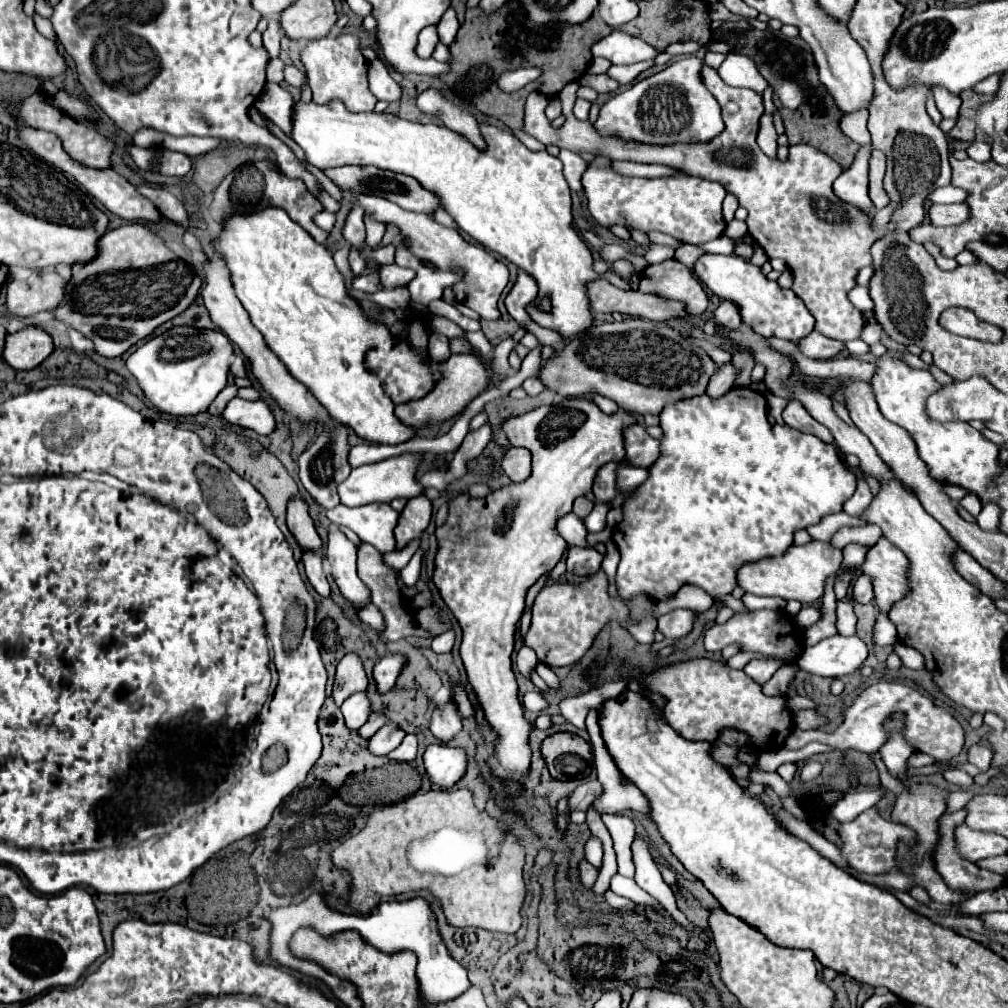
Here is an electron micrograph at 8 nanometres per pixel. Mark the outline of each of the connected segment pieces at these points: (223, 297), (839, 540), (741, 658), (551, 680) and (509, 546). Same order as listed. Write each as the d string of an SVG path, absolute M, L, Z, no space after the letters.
M213 249L207 251L207 263L203 263L203 271L205 271L205 285L201 289L201 297L205 307L209 309L211 321L233 341L239 345L239 349L247 355L247 359L251 361L251 373L253 377L263 385L263 389L281 405L283 411L291 413L293 417L297 417L301 423L319 423L319 419L323 421L327 417L325 407L321 407L321 403L297 381L289 375L287 367L277 359L277 355L265 345L263 335L251 325L249 315L245 311L245 307L241 305L241 301L237 299L231 279L229 279L229 271L225 267L225 263L215 255Z
M869 523L867 527L843 527L843 529L839 529L829 543L837 549L843 549L849 543L873 546L881 536L881 529L874 523Z
M739 652L737 655L733 655L727 663L731 665L731 667L735 667L735 669L743 669L751 659L768 659L770 657L763 656L759 653L752 652Z
M539 662L536 667L536 672L538 675L545 681L545 683L553 689L559 689L560 683L558 681L558 677L554 673L554 671L545 663Z
M563 399L557 405L539 407L519 417L509 417L501 423L503 433L515 447L525 447L533 455L533 473L523 483L513 483L499 491L489 493L485 499L471 499L467 493L459 495L449 503L449 519L443 527L437 529L439 539L439 553L435 557L435 573L433 583L437 585L445 605L451 609L455 619L463 629L463 643L461 643L461 659L469 677L471 687L475 689L479 703L485 711L485 717L491 729L497 735L497 753L491 761L493 775L499 777L509 795L521 791L517 783L519 777L527 775L531 763L531 749L529 749L529 733L531 725L523 717L523 705L517 697L517 681L511 671L511 653L515 645L515 629L519 617L525 607L527 589L543 575L549 573L563 555L567 547L565 539L561 539L555 531L555 521L571 513L573 501L583 493L591 491L593 479L597 469L603 463L615 461L621 463L625 459L623 447L623 427L635 423L635 419L625 413L617 411L615 415L605 415L591 399Z

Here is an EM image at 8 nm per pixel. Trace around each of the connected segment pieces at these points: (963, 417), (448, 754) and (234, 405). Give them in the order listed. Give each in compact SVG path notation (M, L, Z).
M971 377L967 381L953 381L931 395L927 413L937 421L991 421L999 401L1001 391L981 377Z
M445 743L429 745L423 761L431 781L441 787L453 787L467 773L467 753L461 747L449 747Z
M235 397L229 401L221 415L227 423L251 429L257 435L271 435L275 431L275 417L265 401L247 401Z

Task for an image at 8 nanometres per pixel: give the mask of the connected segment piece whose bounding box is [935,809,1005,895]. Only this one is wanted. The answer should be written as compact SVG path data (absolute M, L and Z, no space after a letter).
M965 809L951 813L951 815L943 815L941 817L941 843L937 847L937 855L935 855L935 863L937 863L937 871L943 875L945 883L949 883L953 887L953 891L957 893L981 893L987 889L997 889L1003 885L1005 877L991 873L987 869L981 869L965 859L961 859L957 855L955 849L955 837L953 837L953 829L955 825L965 821Z

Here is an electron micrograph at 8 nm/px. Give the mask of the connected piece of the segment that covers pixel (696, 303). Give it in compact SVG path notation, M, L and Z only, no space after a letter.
M677 259L645 267L639 287L643 293L659 293L669 299L685 301L691 315L701 315L709 303L707 293L695 273Z

